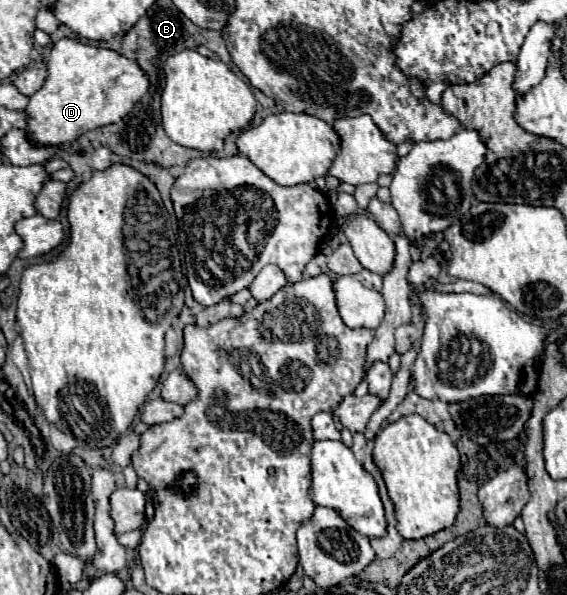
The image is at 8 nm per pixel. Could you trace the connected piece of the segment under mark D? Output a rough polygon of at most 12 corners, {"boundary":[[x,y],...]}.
{"boundary":[[64,37],[30,97],[36,145],[118,123],[148,91],[136,61]]}

